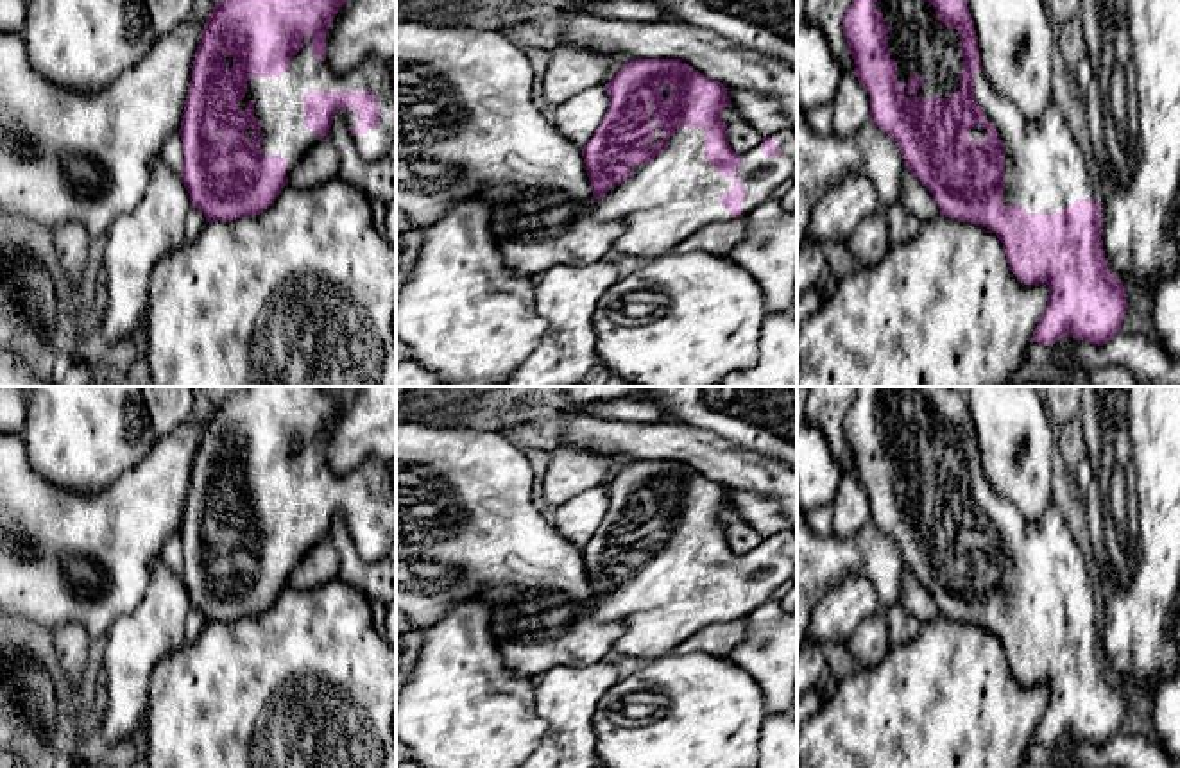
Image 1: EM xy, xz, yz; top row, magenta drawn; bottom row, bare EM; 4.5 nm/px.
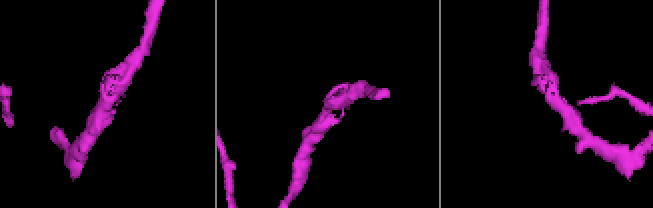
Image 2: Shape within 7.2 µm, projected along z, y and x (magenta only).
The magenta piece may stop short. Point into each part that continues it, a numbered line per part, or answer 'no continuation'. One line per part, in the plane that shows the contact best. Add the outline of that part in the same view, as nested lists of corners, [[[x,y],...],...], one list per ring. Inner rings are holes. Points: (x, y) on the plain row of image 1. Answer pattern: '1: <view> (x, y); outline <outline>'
1: yz (919, 444); outline [[[883,387],[883,399],[876,403],[883,414],[883,424],[890,428],[886,437],[890,460],[897,464],[897,482],[904,485],[906,498],[951,499],[960,491],[960,473],[965,460],[960,455],[960,435],[947,430],[938,419],[936,410],[915,392],[915,387]],[[922,476],[924,485],[917,494],[908,492],[908,478]]]

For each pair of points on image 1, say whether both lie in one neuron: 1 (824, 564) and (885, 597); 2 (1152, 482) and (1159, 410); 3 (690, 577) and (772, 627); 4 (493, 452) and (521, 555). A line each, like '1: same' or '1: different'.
1: same
2: same
3: different
4: same

